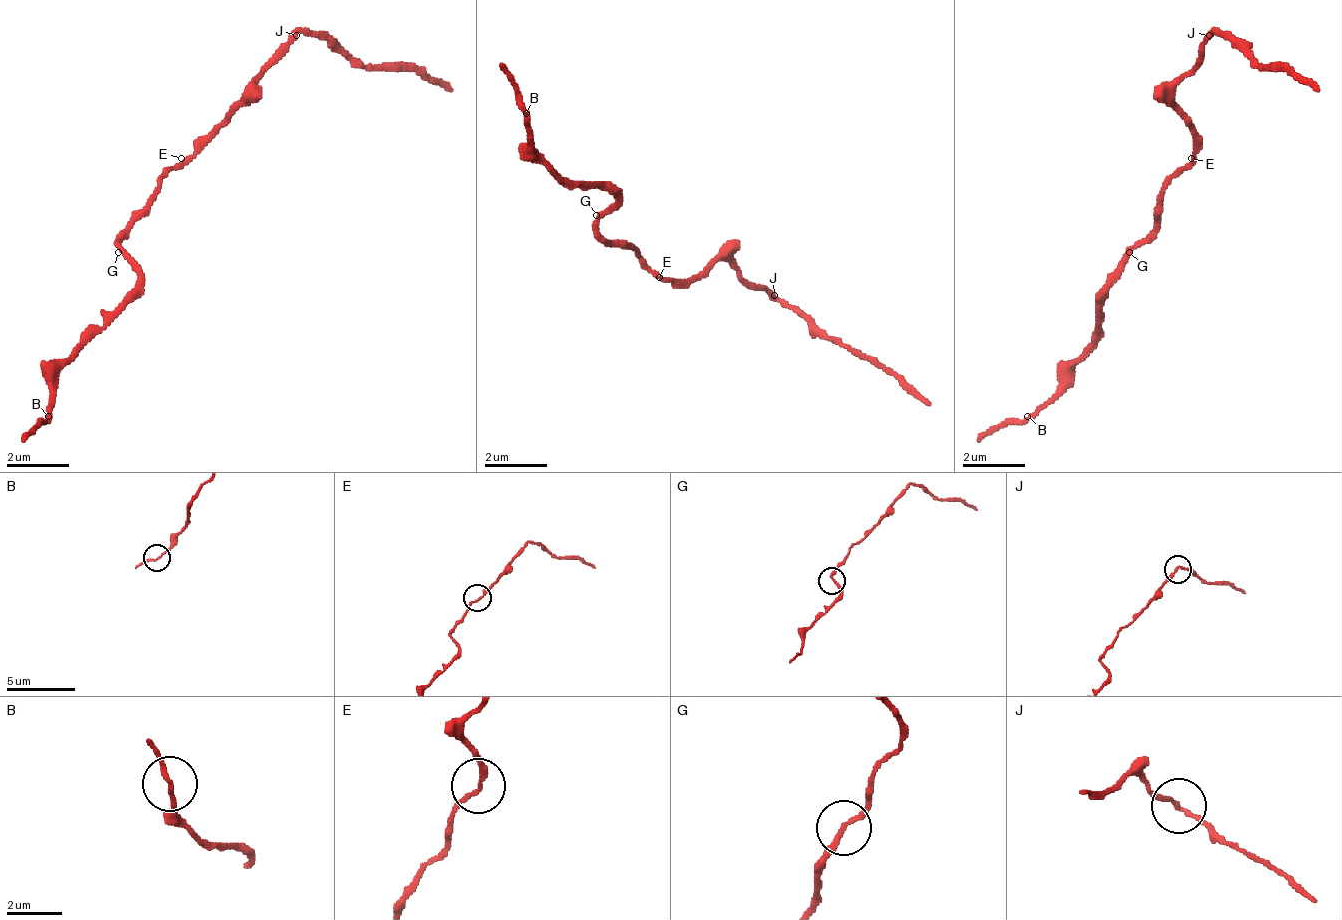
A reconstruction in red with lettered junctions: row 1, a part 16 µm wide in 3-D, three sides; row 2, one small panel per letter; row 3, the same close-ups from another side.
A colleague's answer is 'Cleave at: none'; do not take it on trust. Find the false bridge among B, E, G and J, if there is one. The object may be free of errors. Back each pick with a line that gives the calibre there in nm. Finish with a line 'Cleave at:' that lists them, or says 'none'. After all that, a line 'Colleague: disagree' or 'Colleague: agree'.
J: calibre 170 nm
Cleave at: J
Colleague: disagree

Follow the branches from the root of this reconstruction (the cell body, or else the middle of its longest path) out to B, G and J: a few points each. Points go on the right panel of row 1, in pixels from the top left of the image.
B: (1176, 174), (1160, 197), (1160, 221), (1129, 252), (1106, 291), (1098, 338), (1027, 416)
G: (1176, 174), (1160, 197), (1160, 221), (1129, 252)
J: (1176, 174), (1191, 158), (1191, 119), (1176, 104), (1176, 80), (1199, 57), (1199, 41), (1207, 33)

